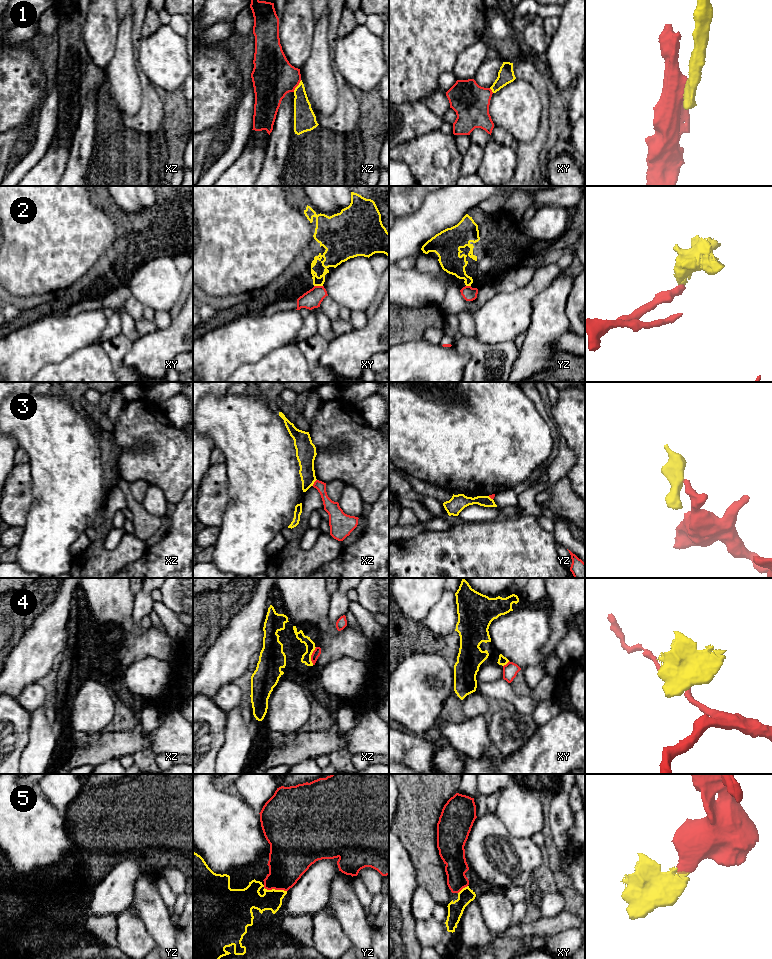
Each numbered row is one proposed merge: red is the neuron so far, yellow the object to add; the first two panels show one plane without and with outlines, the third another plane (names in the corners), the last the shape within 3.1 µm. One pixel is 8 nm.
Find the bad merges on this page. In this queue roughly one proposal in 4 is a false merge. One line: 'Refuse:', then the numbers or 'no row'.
Refuse: 1, 2, 3, 4

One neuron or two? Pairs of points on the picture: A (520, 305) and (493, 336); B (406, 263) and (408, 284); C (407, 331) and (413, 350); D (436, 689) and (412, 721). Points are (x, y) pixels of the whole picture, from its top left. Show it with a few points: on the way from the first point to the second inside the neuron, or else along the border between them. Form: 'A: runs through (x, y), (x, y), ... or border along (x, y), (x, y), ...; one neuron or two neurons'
A: runs through (512, 313), (497, 328); one neuron
B: border along (399, 266), (404, 269), (415, 267); two neurons
C: border along (423, 338), (399, 343); two neurons
D: runs through (428, 697), (418, 707), (417, 713); one neuron

